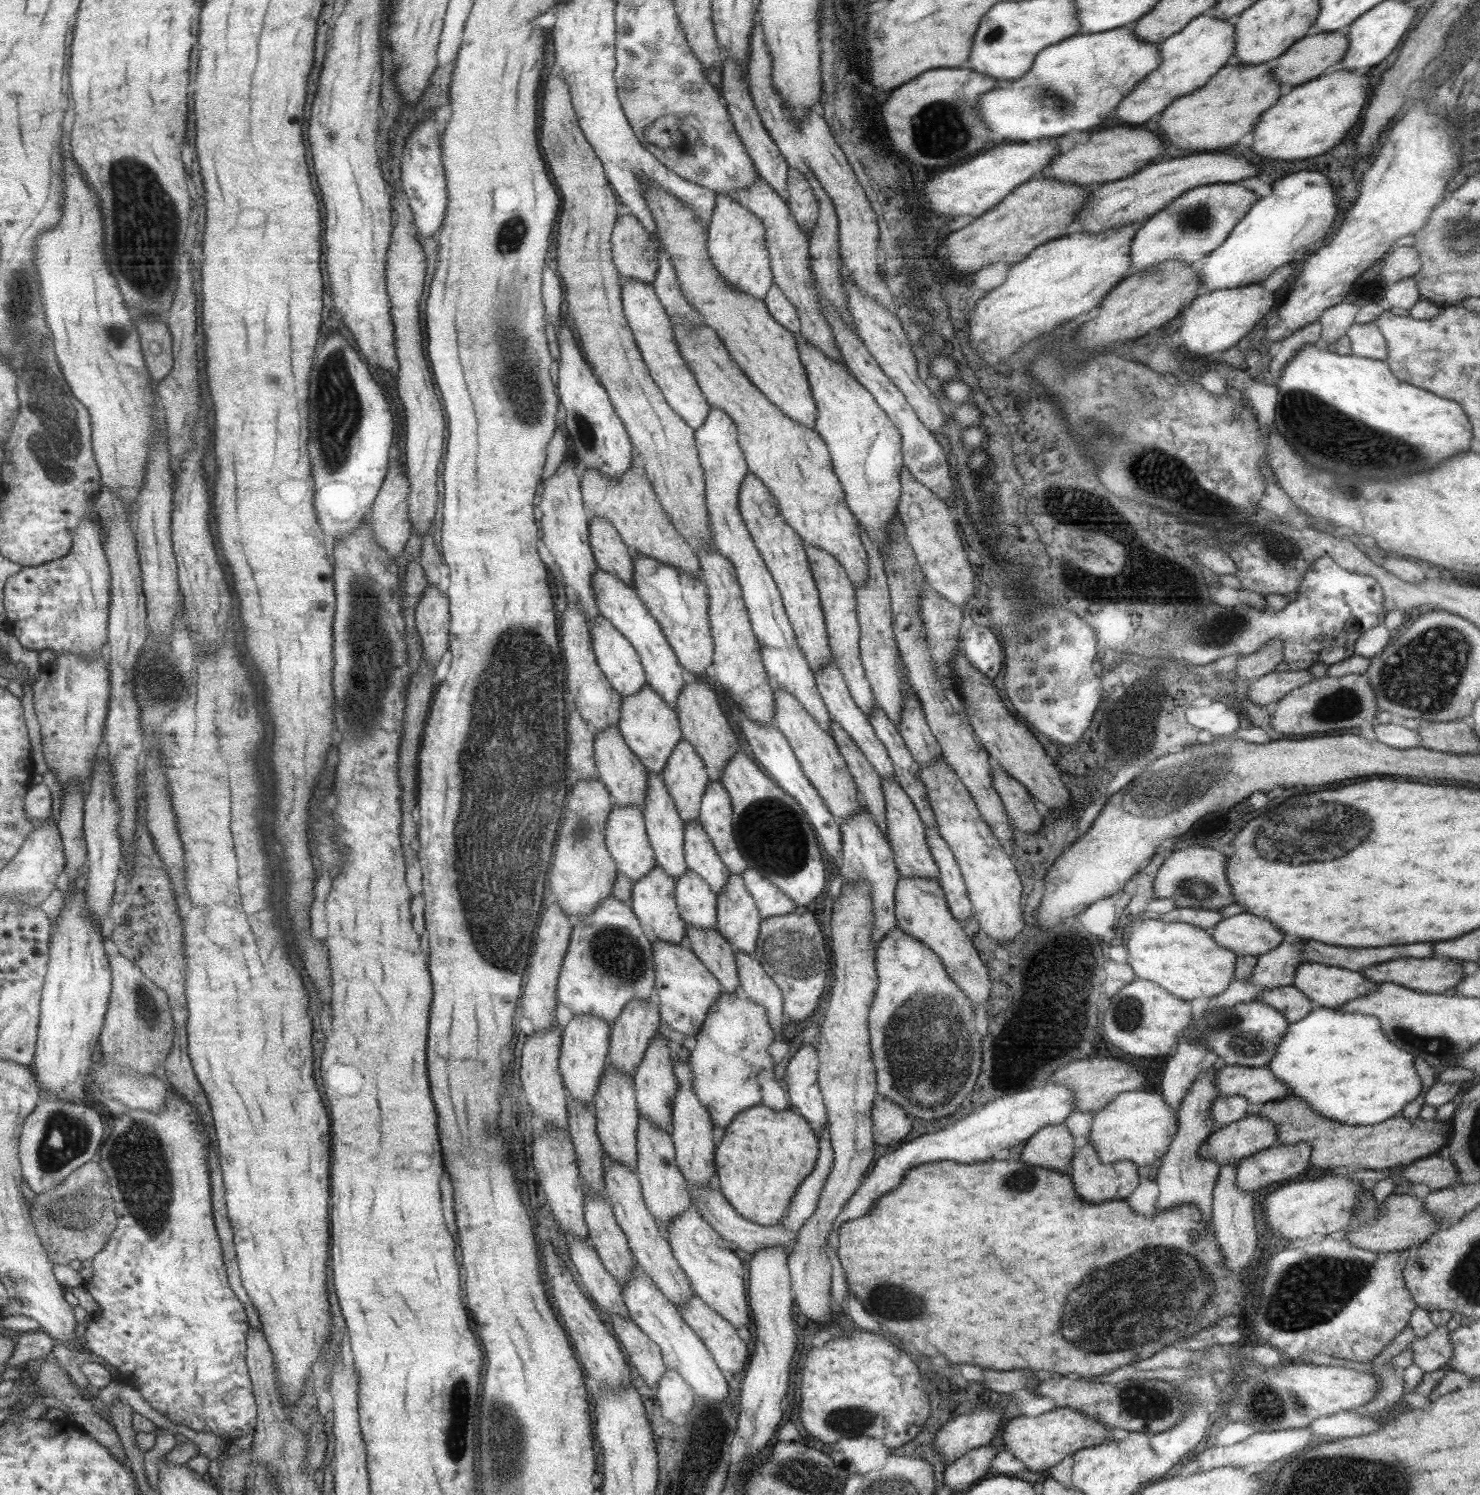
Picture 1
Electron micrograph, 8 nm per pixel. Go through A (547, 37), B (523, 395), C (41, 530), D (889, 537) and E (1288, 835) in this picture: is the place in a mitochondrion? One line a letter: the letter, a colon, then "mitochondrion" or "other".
A: other
B: mitochondrion
C: other
D: other
E: mitochondrion

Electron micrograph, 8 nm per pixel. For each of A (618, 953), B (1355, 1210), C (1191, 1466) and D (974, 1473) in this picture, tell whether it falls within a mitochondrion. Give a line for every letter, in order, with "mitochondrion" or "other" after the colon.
A: mitochondrion
B: other
C: other
D: other

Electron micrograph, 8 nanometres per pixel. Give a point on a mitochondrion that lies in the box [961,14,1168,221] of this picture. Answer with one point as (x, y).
(1058, 100)

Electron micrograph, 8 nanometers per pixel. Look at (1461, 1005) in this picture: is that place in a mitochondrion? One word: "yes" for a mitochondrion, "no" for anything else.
no

